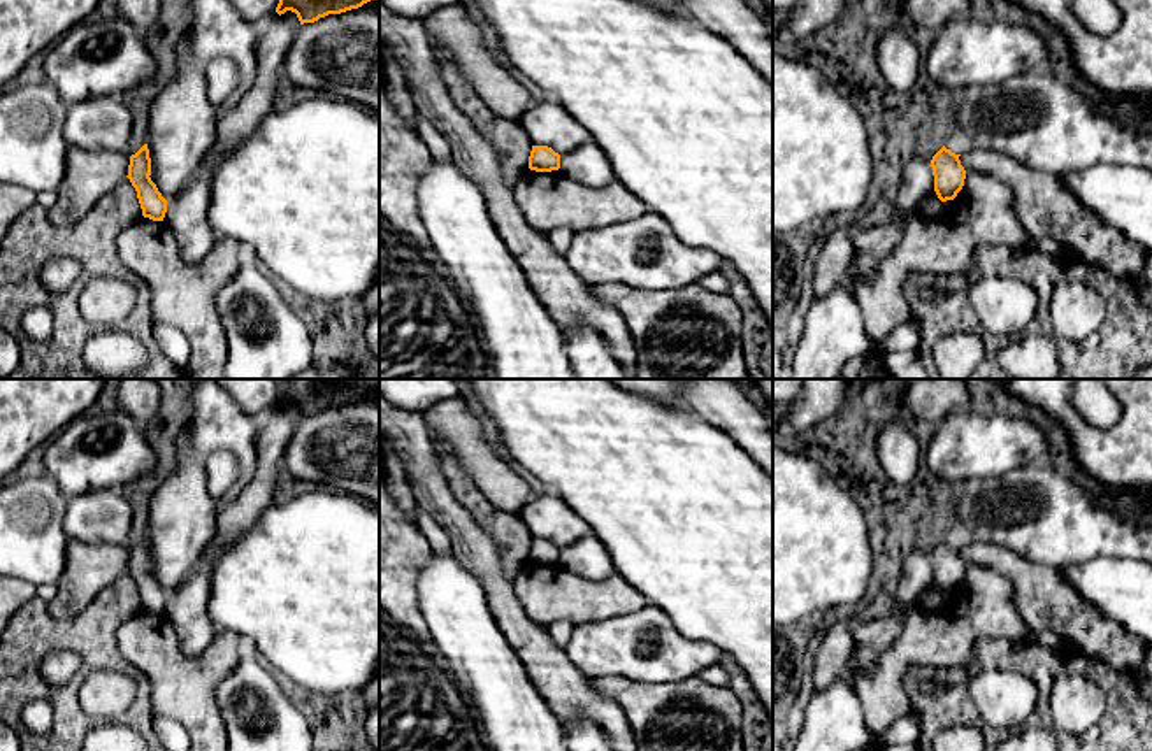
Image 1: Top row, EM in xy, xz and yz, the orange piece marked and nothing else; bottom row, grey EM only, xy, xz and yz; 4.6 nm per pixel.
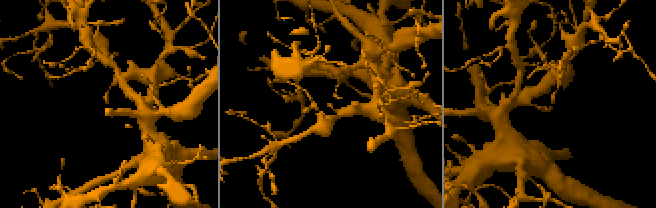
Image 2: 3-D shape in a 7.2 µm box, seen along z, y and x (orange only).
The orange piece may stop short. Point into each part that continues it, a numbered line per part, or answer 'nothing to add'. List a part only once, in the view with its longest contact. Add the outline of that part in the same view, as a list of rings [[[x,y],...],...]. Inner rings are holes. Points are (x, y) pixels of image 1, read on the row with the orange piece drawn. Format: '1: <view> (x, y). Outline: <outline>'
nothing to add

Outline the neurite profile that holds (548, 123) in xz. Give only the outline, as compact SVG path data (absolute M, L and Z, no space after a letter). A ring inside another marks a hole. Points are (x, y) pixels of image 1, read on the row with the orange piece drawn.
M541 102L529 107L518 123L532 146L548 146L560 156L592 140L560 102Z

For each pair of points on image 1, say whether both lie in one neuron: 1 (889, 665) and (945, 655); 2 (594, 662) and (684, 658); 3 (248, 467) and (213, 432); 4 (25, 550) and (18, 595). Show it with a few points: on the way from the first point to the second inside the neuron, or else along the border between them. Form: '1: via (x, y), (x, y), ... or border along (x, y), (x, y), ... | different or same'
1: via (903, 655), (931, 655) | same
2: via (617, 662), (650, 664), (661, 658) | same
3: via (246, 457), (223, 432) | same
4: border along (18, 578), (36, 586) | different

